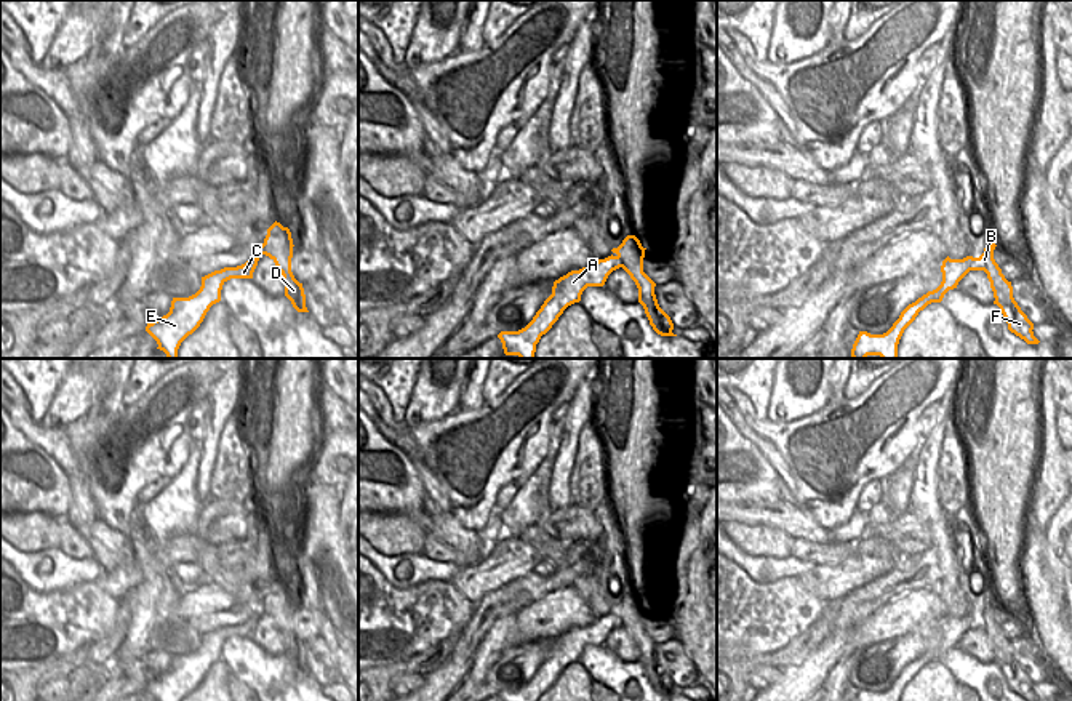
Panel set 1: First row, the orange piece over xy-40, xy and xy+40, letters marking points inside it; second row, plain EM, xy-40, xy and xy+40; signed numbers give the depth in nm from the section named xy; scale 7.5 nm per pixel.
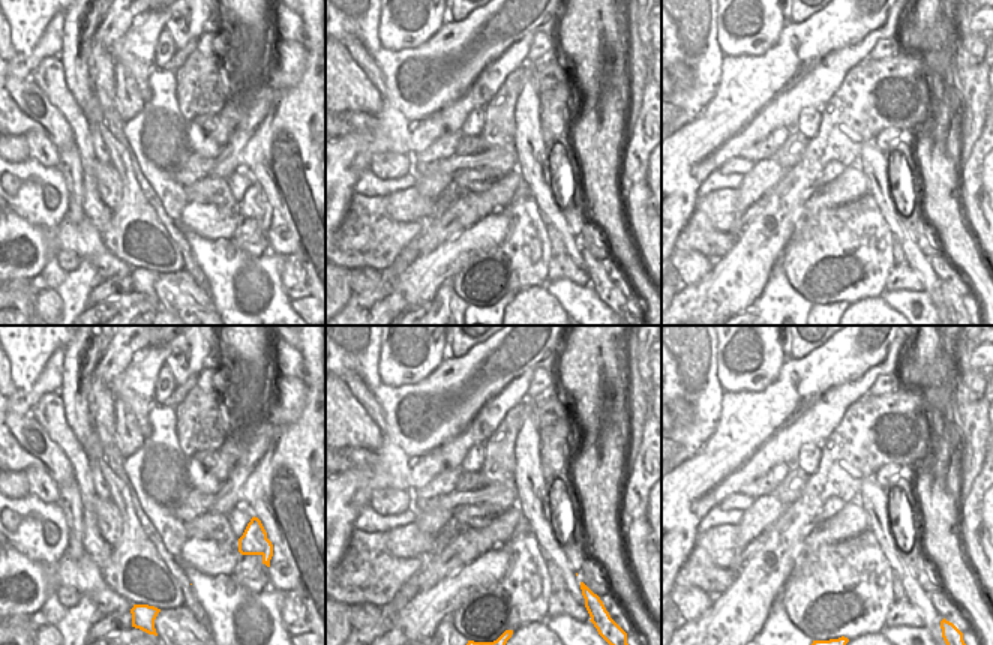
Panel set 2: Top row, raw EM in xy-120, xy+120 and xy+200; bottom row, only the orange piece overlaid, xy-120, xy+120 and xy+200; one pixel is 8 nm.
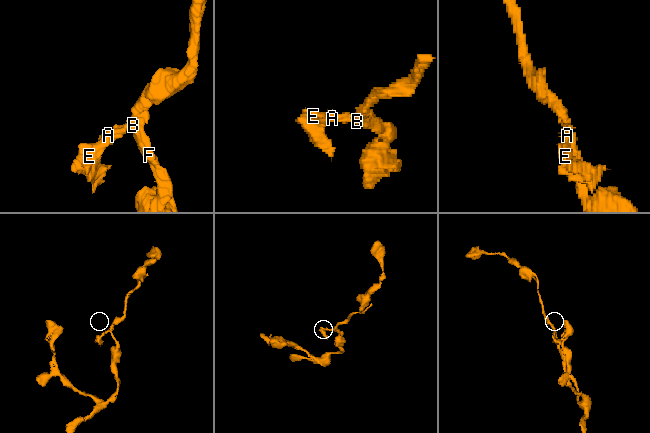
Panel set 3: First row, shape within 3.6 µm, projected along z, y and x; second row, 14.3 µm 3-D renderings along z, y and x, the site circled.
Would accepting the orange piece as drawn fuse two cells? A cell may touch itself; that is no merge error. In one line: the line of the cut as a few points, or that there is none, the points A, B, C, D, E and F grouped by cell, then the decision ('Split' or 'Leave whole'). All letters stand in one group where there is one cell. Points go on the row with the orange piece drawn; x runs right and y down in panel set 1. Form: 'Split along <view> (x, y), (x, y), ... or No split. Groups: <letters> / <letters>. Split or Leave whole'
No split. Groups: A B C D E F. Leave whole

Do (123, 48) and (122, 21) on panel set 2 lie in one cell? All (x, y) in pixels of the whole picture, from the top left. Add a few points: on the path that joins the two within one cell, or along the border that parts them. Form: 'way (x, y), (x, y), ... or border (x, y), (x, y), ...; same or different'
border (137, 15), (110, 48); different

